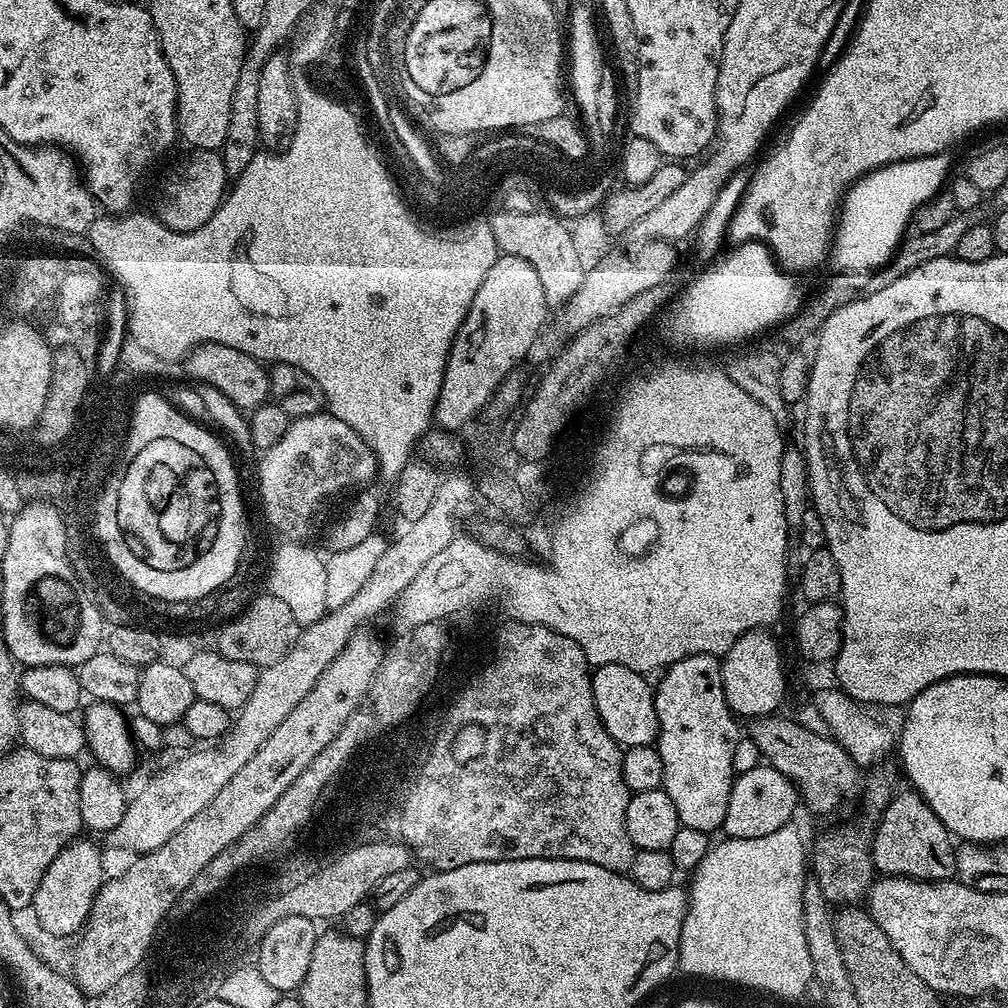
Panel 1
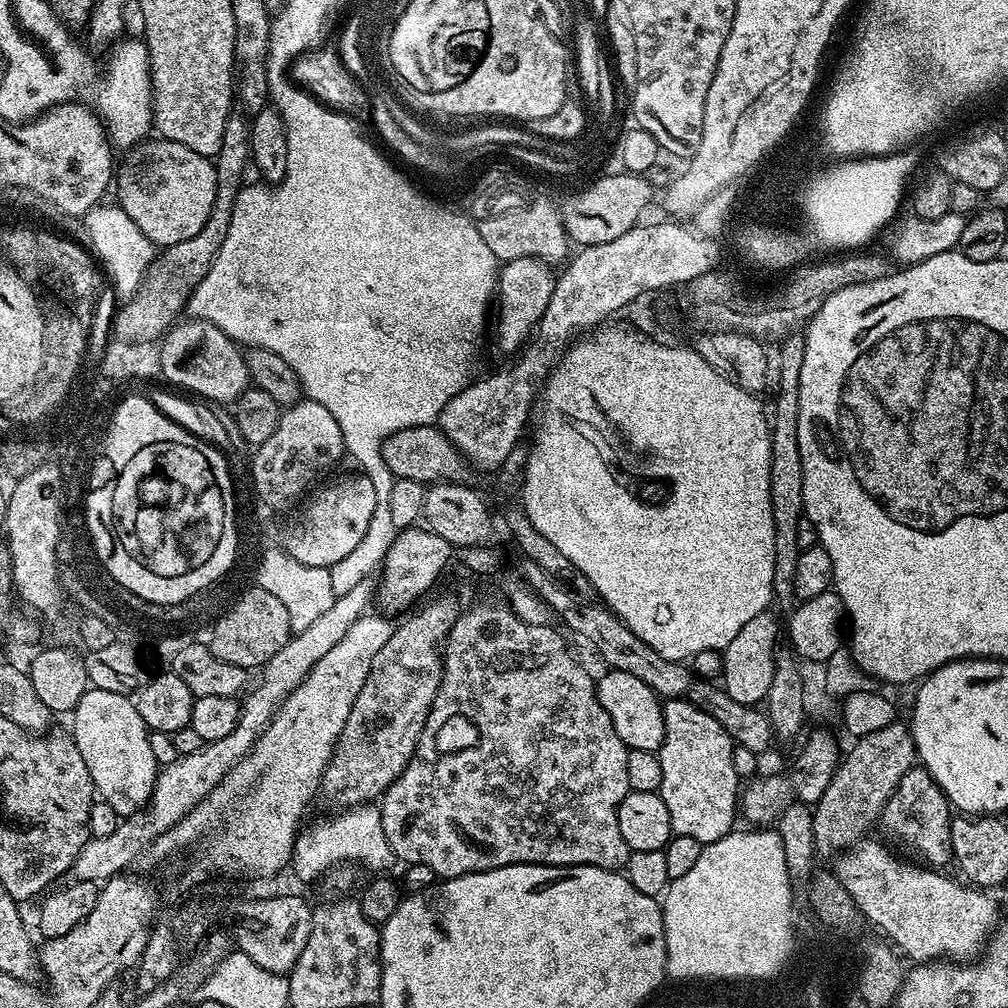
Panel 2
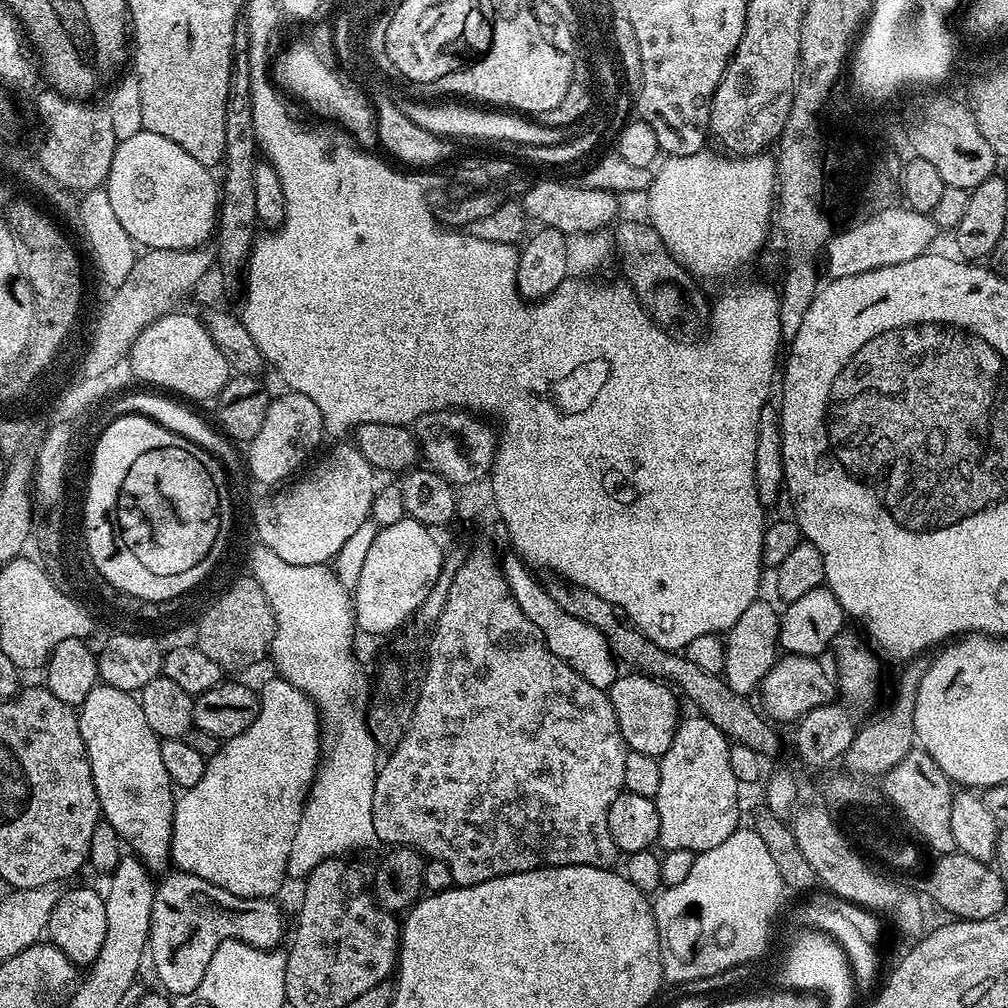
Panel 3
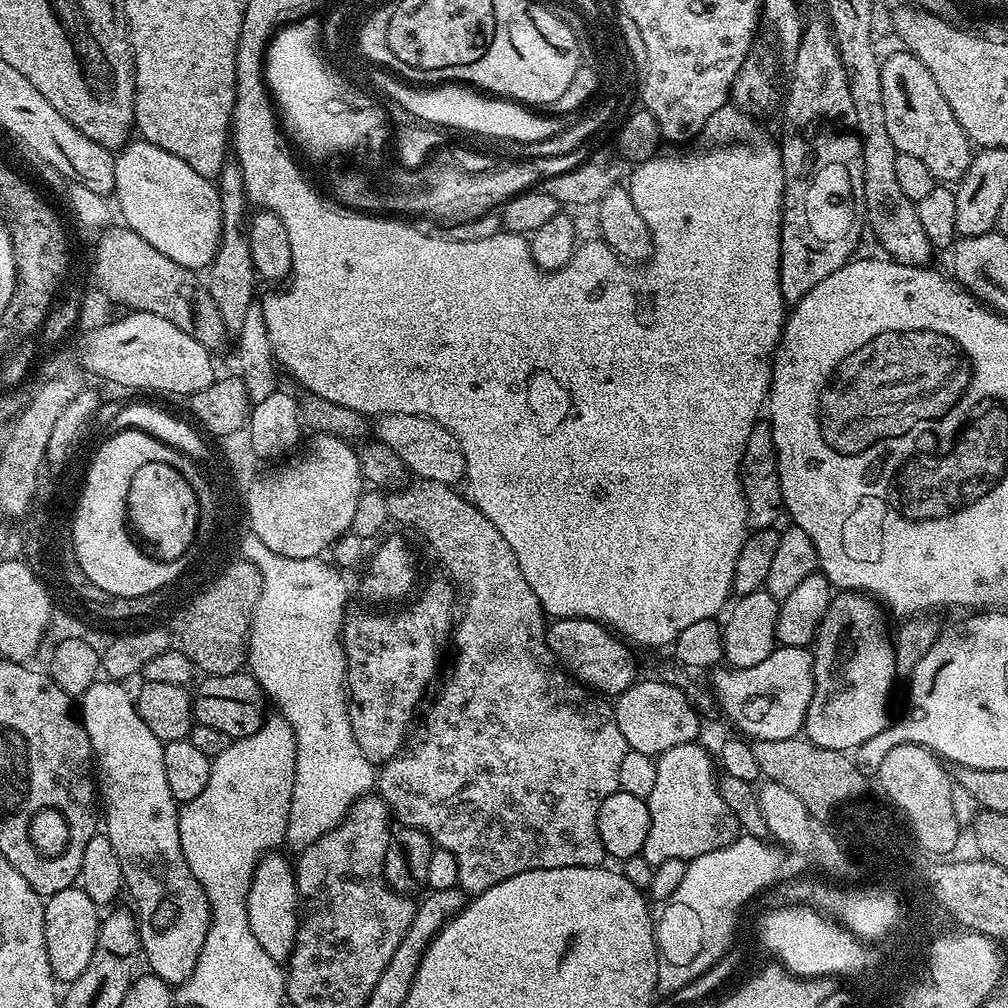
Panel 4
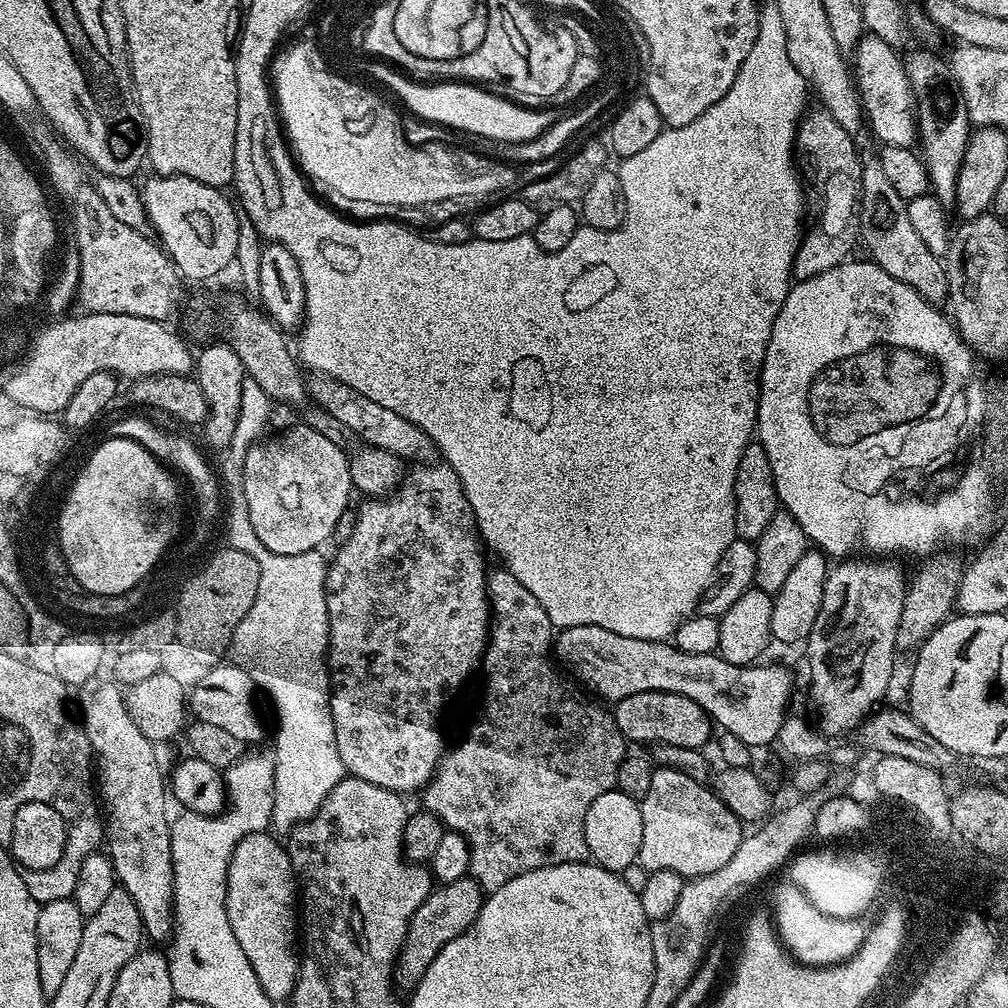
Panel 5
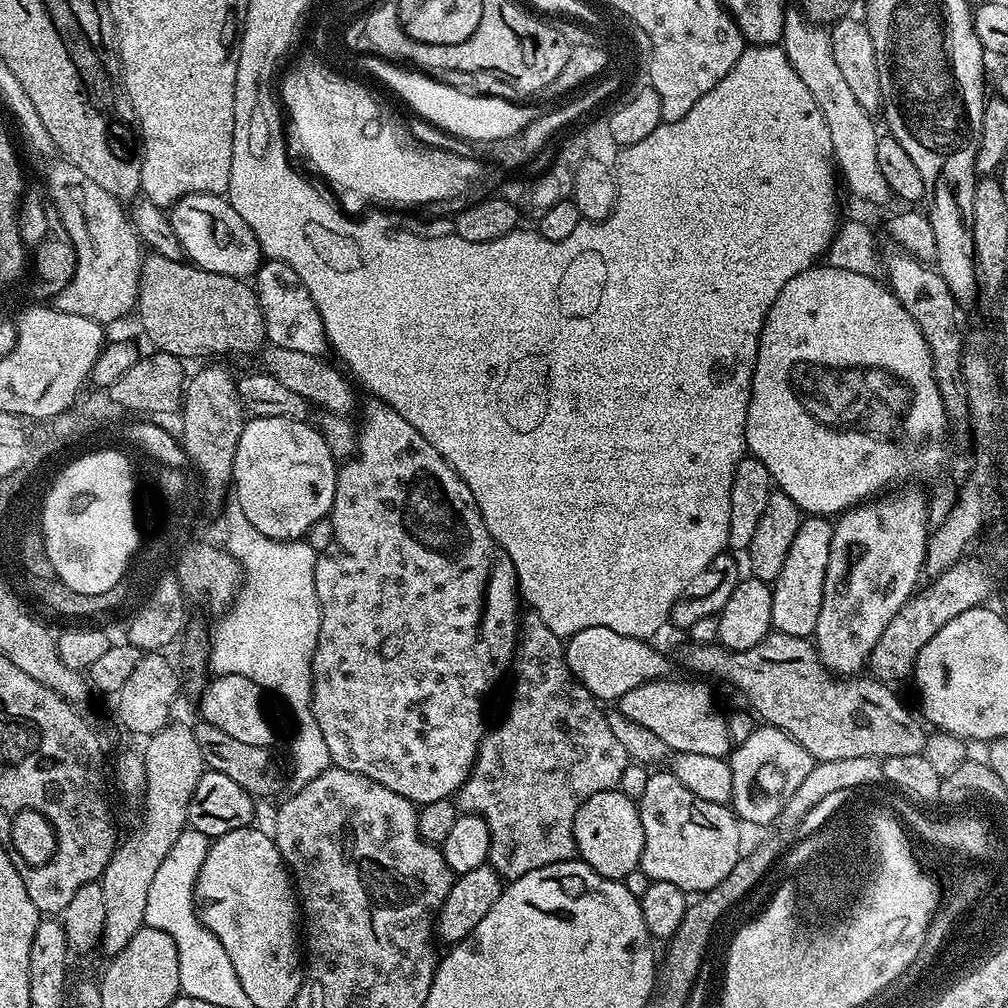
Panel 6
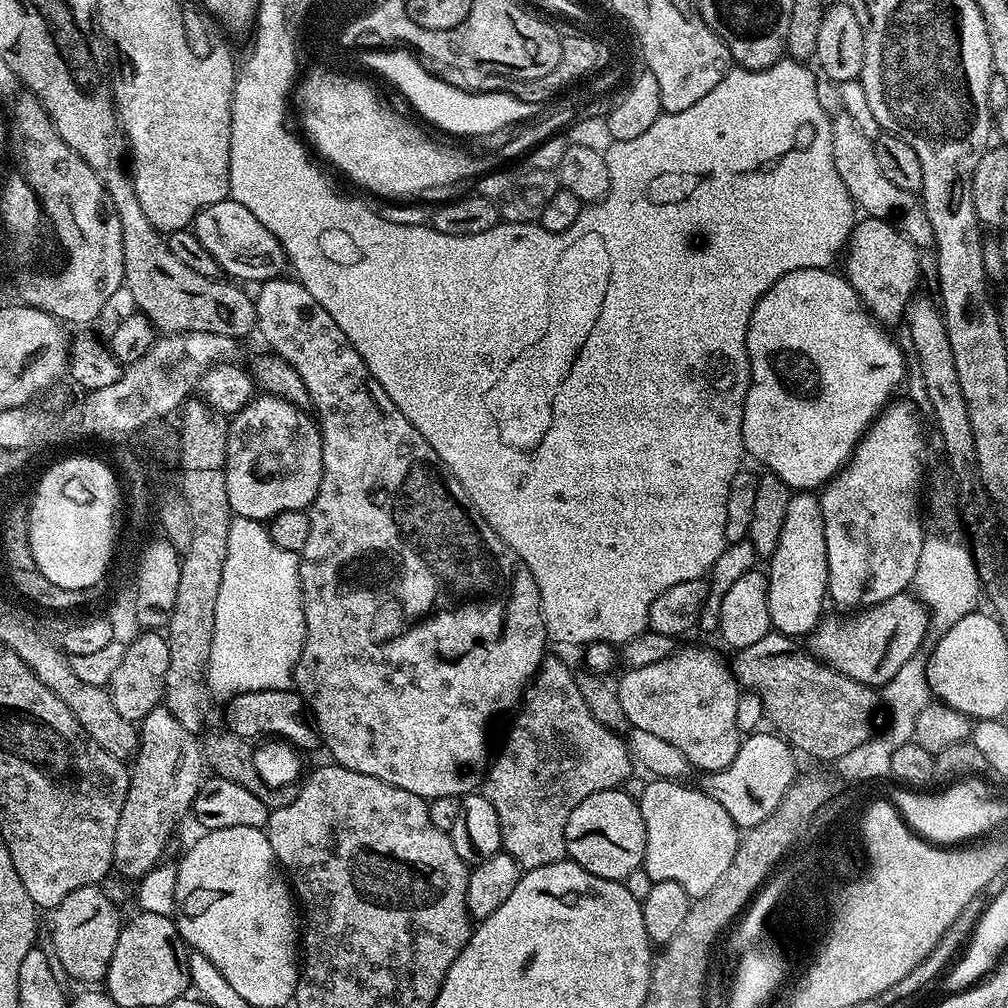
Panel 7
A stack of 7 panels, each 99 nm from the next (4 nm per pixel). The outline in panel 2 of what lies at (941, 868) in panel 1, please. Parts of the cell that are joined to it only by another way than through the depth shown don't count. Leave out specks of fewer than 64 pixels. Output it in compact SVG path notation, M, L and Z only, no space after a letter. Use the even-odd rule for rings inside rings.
M914 766L902 774L902 782L890 794L882 813L882 824L885 824L896 836L901 836L908 844L913 844L927 863L932 866L953 863L950 826L954 812L944 796L944 792L934 782L934 778L923 766Z

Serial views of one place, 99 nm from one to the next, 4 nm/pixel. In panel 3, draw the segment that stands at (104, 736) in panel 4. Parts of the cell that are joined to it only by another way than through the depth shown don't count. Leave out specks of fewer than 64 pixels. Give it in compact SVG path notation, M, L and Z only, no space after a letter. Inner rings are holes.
M100 682L86 694L78 715L102 819L114 826L121 841L127 847L129 844L133 848L129 849L149 869L167 865L172 851L176 796L170 774L166 774L162 763L161 737L150 730L139 699L131 692ZM172 870L164 881L160 880L155 885L152 921L149 924L146 952L150 958L152 955L152 968L160 979L159 987L172 998L195 993L214 952L223 940L241 940L254 948L279 949L282 944L280 939L284 936L284 916L276 902L272 898L251 900L235 896L230 894L230 890L222 890L214 882L203 880L189 872Z

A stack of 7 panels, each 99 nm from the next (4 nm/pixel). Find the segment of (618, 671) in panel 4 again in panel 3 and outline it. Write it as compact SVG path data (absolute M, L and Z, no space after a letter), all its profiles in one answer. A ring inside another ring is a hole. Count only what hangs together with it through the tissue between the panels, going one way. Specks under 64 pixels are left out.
M509 552L505 557L502 556L500 561L503 576L507 579L507 586L510 587L510 592L514 596L514 600L521 607L526 618L529 618L530 622L534 623L534 626L537 626L538 630L542 631L542 636L545 638L551 652L556 657L562 658L576 673L582 674L591 685L605 690L611 688L618 675L618 669L616 669L618 666L614 655L612 655L612 647L601 630L576 618L576 616L571 616L559 604L555 603L550 594L545 590L543 583L539 579L536 580L534 576L536 574L520 556L514 552Z

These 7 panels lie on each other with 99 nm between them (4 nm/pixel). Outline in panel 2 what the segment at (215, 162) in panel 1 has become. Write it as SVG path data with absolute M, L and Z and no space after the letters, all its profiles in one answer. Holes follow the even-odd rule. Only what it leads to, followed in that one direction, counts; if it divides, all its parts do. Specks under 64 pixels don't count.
M163 138L141 141L125 156L121 164L119 161L114 176L115 199L119 208L150 238L152 244L165 248L198 234L214 204L217 189L215 163L181 143Z

